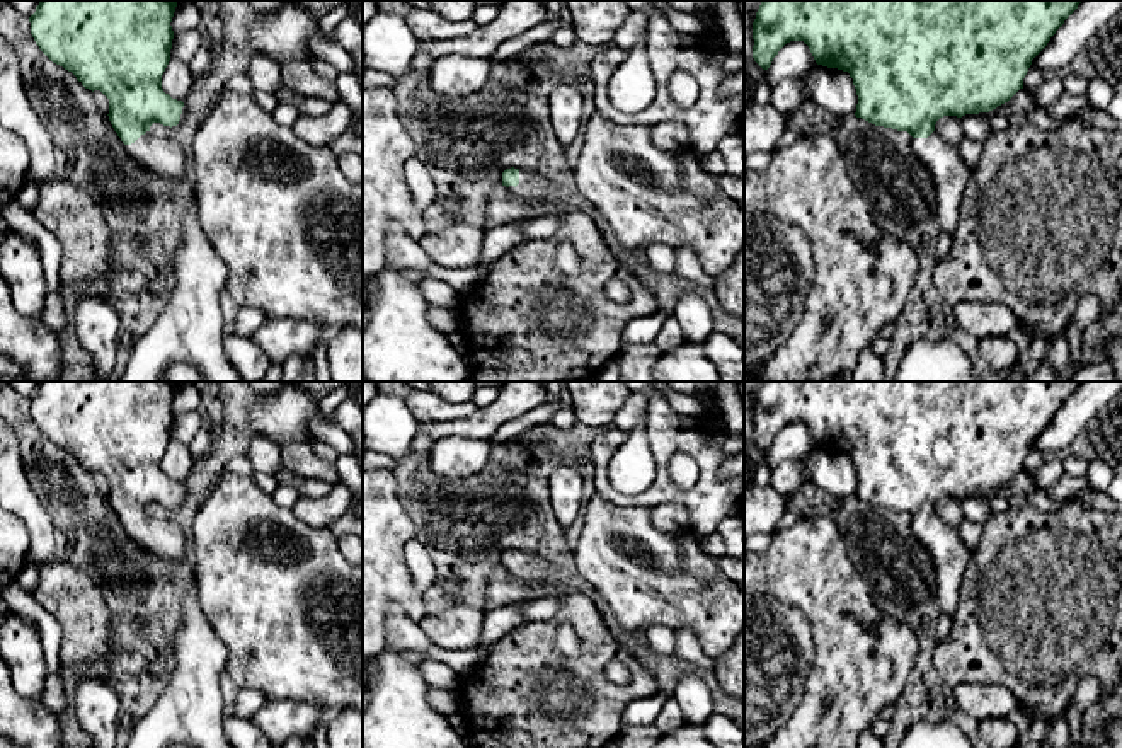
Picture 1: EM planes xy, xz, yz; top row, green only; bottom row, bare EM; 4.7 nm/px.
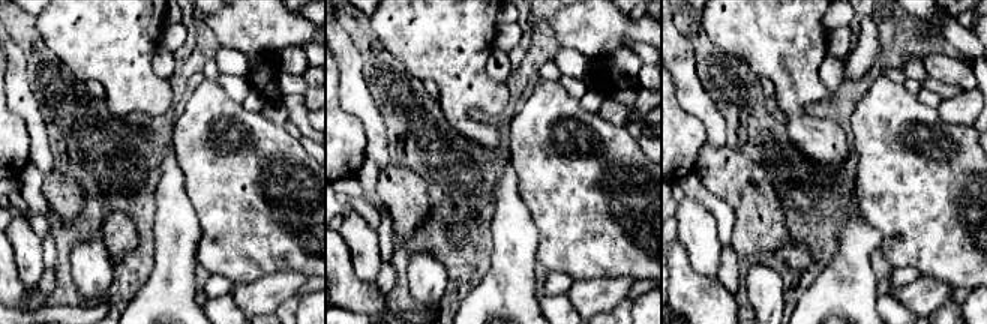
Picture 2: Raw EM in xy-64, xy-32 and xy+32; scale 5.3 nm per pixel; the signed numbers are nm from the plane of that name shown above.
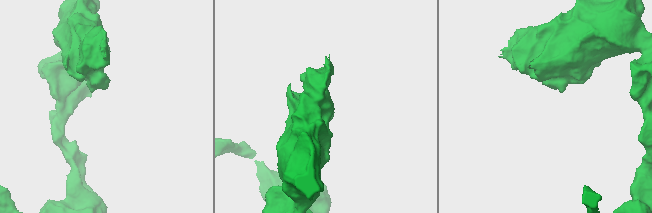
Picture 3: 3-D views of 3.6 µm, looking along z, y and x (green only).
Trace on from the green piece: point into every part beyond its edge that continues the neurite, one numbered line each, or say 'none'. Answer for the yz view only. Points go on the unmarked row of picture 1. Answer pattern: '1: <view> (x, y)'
1: yz (950, 556)

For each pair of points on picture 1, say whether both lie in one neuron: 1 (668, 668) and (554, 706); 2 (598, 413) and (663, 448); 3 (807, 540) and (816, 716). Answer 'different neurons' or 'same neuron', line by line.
1: different neurons
2: different neurons
3: same neuron

